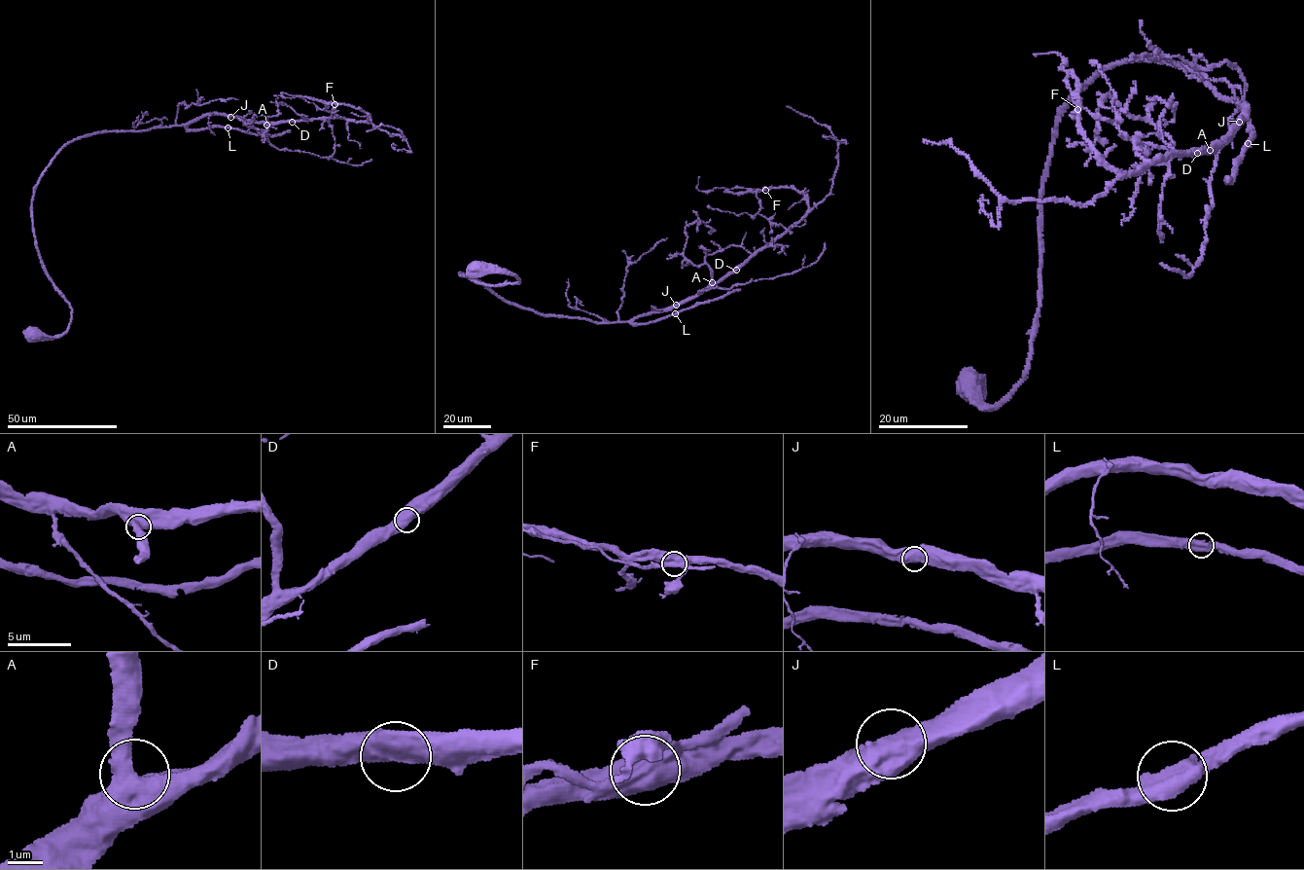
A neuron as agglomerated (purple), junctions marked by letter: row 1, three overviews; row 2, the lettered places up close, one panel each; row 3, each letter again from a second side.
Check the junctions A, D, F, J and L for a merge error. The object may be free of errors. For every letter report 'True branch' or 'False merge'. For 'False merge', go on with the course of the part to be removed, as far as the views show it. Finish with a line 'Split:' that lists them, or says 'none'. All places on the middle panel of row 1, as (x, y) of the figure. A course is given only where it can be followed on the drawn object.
A: True branch
D: True branch
F: False merge. Course of the part to remove: (765, 190), (757, 191), (760, 208), (755, 216), (736, 215), (707, 205)
J: True branch
L: True branch
Split: F

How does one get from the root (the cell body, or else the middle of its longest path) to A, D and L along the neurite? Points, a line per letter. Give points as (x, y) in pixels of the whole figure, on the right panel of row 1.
A: (969, 387), (986, 409), (1026, 372), (1042, 176), (1068, 98), (1121, 62), (1177, 63), (1247, 108), (1210, 150)
D: (969, 387), (986, 409), (1026, 372), (1042, 176), (1068, 98), (1121, 62), (1177, 63), (1248, 113), (1197, 153)
L: (969, 387), (986, 409), (1026, 372), (1042, 176), (1071, 96), (1121, 62), (1177, 63), (1240, 105), (1248, 143)

